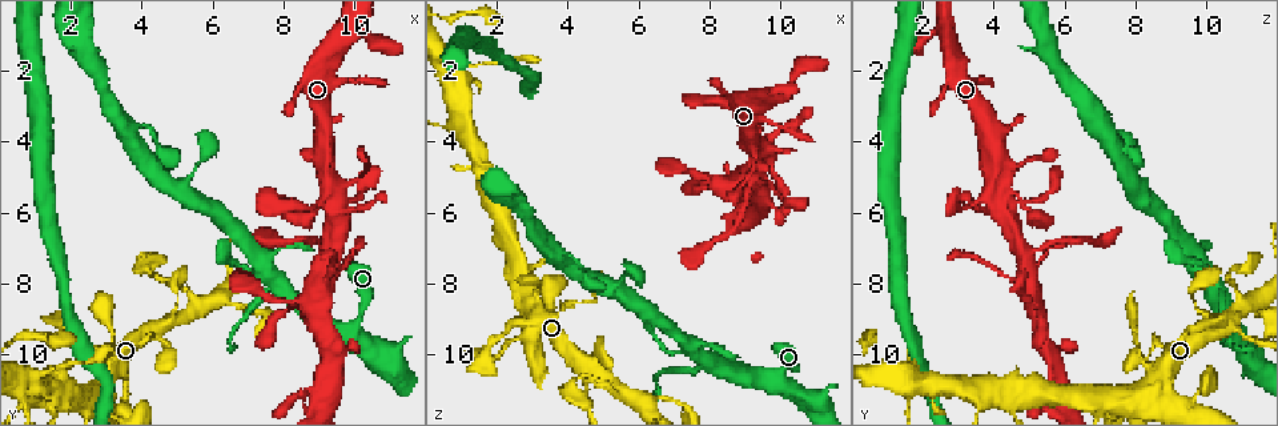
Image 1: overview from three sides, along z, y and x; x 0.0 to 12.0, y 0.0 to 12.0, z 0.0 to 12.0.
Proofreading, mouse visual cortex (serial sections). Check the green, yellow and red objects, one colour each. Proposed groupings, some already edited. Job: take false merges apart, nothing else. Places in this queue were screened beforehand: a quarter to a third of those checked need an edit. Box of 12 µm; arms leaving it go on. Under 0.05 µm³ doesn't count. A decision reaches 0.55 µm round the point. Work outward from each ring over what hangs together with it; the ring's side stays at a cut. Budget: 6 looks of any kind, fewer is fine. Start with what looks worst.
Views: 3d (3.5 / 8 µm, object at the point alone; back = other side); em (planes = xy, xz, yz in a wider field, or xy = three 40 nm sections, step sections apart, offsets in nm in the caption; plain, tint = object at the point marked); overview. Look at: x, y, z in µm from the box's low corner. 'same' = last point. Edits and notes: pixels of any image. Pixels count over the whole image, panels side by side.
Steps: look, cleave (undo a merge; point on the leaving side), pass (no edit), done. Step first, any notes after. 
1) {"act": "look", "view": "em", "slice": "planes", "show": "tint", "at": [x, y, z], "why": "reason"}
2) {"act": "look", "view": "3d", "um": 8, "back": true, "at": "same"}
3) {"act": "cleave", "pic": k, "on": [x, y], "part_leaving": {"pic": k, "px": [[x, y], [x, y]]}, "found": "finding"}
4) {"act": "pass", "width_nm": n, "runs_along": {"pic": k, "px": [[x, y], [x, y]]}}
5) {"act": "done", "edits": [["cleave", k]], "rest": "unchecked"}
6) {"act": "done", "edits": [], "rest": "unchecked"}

{"act": "look", "view": "3d", "um": 3.5, "at": [3.1, 11.1, 8.8], "why": "abrupt turn"}

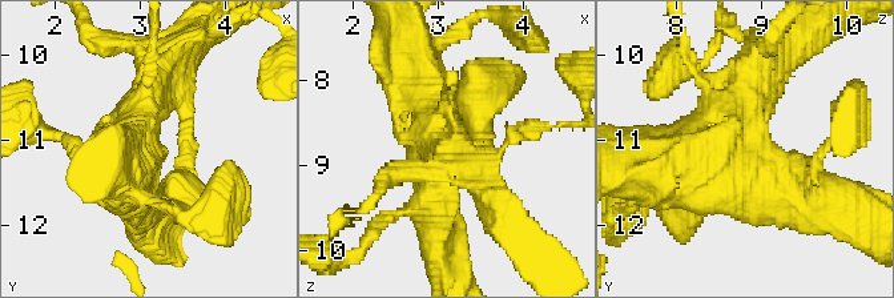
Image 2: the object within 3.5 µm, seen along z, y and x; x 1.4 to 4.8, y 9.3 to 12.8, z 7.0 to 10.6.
{"act": "look", "view": "em", "slice": "xy", "step": 5, "show": "tint", "at": [3.15, 11.15, 8.70]}

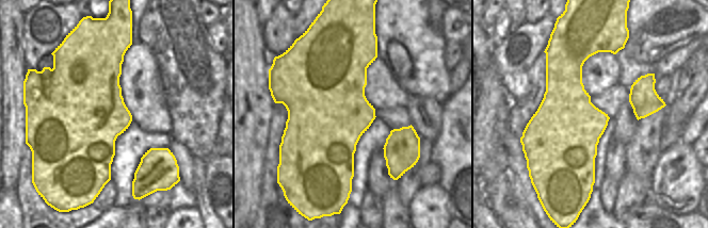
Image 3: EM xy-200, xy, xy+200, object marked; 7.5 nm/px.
{"act": "pass", "found": "one cell here"}

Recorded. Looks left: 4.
{"act": "look", "view": "3d", "um": 3.5, "at": [9.7, 5.8, 4.5], "why": "sharp bend"}

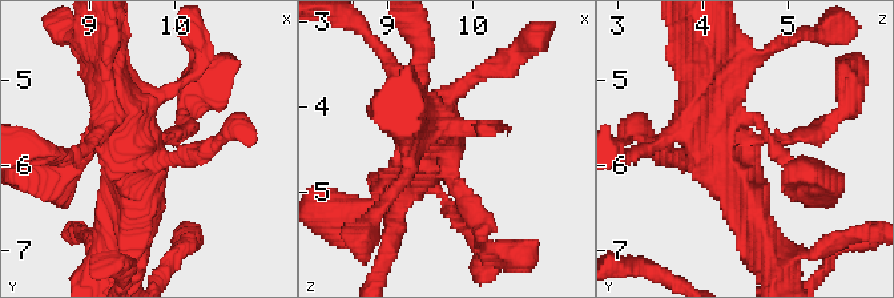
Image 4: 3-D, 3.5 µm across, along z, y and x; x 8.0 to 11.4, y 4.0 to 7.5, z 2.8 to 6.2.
{"act": "look", "view": "em", "slice": "xy", "step": 3, "show": "plain", "at": [9.70, 5.70, 4.45]}

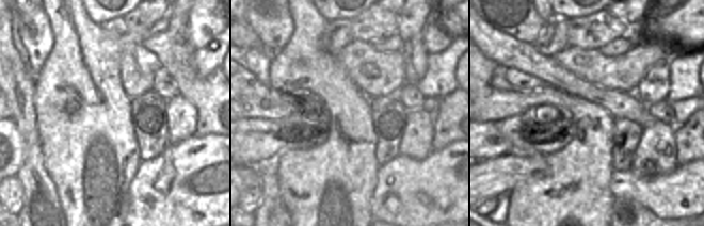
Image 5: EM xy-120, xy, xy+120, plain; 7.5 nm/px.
{"act": "look", "view": "em", "slice": "xy", "step": 3, "show": "tint", "at": "same"}

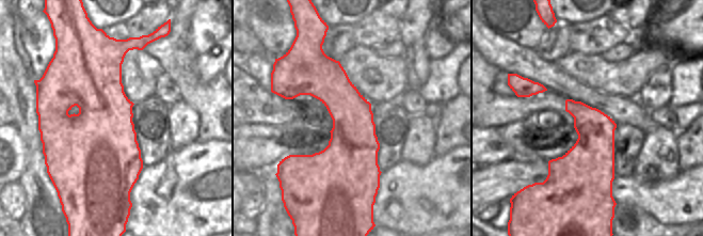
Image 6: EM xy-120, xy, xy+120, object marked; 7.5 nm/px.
{"act": "pass", "runs_along": {"pic": 4, "px": [[707, 77], [758, 237]]}, "found": "continuous, no second cell"}

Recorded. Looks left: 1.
{"act": "done", "edits": [], "rest": "unchecked"}

